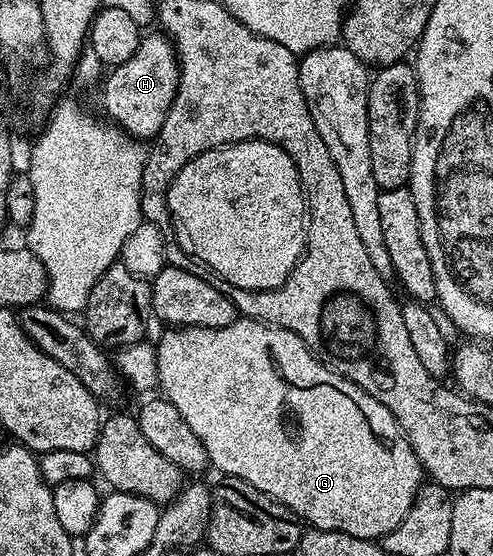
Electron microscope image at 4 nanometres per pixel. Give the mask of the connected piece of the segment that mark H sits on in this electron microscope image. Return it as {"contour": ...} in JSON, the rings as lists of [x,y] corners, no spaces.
{"contour":[[[155,30],[152,36],[144,35],[135,53],[125,63],[114,65],[106,76],[102,81],[103,108],[108,113],[104,113],[123,131],[136,138],[154,137],[179,85],[179,61],[174,43],[159,30]]]}

